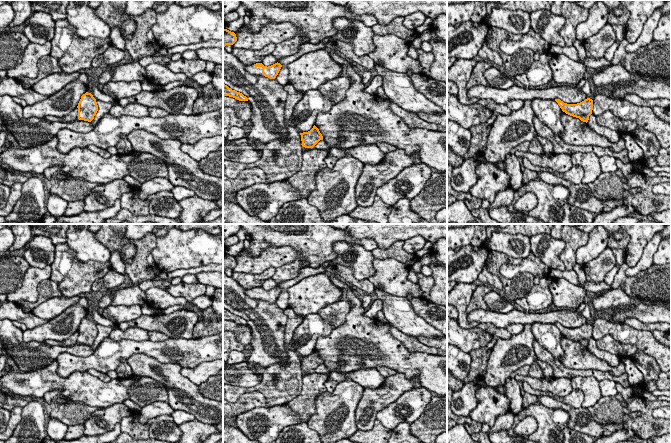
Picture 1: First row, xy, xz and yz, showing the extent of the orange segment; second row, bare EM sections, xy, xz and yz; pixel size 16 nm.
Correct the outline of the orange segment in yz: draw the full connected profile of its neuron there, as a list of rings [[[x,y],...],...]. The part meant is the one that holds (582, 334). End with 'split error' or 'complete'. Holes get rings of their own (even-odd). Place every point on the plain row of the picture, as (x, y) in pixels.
[[[590,322],[577,328],[567,328],[560,323],[555,323],[560,332],[566,338],[579,342],[583,346],[588,346],[589,340],[592,338],[593,334],[593,324]]]; complete

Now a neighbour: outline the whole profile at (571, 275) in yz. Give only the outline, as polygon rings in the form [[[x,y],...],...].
[[[550,269],[549,277],[553,279],[564,278],[574,285],[580,284],[578,275],[574,270],[560,271],[559,269]]]

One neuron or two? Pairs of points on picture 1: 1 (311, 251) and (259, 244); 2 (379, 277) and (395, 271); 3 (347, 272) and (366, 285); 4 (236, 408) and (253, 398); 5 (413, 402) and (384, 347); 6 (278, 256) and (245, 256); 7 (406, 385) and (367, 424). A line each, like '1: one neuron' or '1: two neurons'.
1: one neuron
2: one neuron
3: one neuron
4: one neuron
5: two neurons
6: one neuron
7: one neuron

